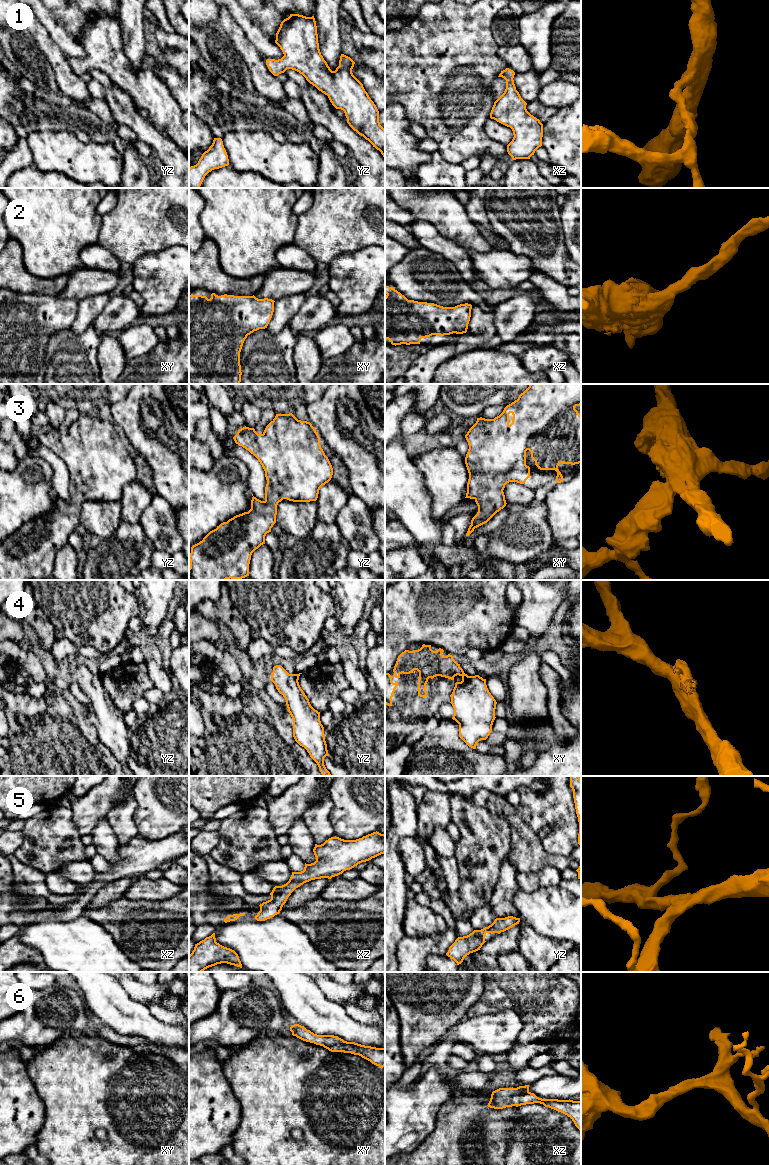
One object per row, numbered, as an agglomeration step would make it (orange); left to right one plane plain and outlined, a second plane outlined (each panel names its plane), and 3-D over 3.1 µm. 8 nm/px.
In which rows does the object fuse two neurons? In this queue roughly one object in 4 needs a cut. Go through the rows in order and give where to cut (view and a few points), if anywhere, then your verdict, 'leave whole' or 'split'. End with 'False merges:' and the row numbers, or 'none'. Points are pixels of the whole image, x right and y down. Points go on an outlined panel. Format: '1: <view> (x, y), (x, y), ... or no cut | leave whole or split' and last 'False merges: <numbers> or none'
1: no cut | leave whole
2: no cut | leave whole
3: no cut | leave whole
4: xy (468, 676), (455, 686) | split
5: no cut | leave whole
6: no cut | leave whole
False merges: 4

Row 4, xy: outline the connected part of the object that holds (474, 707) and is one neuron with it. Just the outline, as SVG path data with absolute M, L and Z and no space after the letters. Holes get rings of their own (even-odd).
M479 675L468 676L453 689L452 717L459 724L459 737L471 748L486 740L492 732L495 720L496 700L489 692L486 679Z

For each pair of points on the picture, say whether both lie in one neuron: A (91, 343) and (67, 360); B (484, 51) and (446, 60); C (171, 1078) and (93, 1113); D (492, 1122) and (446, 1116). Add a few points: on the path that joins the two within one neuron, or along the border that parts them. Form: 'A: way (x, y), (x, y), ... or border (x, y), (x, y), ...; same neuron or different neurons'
A: way (85, 346), (73, 357); same neuron
B: way (475, 51), (455, 54); same neuron
C: way (152, 1097), (136, 1113), (112, 1113); same neuron
D: way (481, 1122), (460, 1122), (457, 1120); same neuron

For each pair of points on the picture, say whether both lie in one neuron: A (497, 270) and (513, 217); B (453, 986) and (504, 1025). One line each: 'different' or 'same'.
A: different
B: different

